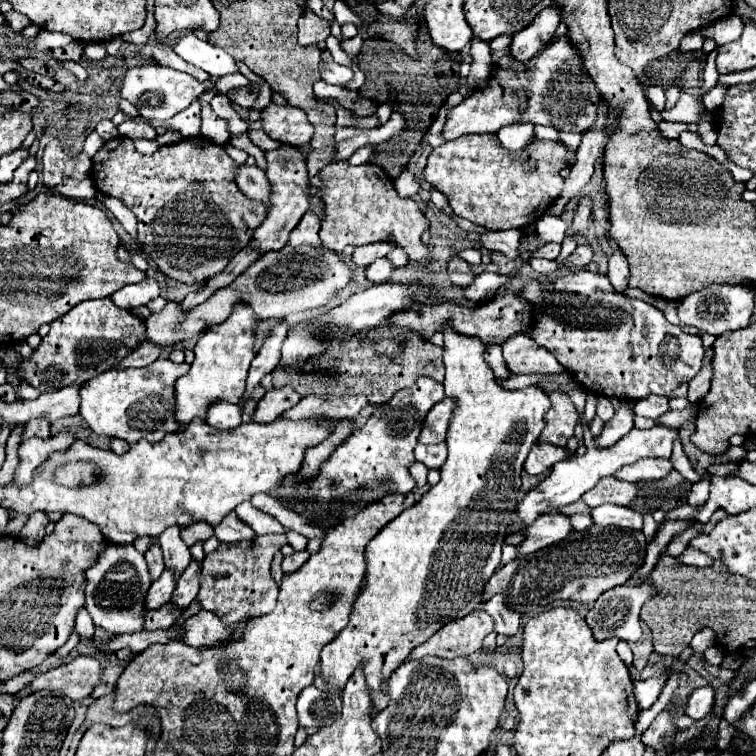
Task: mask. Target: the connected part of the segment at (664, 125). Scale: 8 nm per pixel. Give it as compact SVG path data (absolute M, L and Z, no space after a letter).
M661 120L661 122L657 124L657 128L659 128L659 132L661 132L663 136L667 136L667 138L679 138L679 134L685 132L685 130L689 128L689 124L685 124L685 122L667 122L667 120Z

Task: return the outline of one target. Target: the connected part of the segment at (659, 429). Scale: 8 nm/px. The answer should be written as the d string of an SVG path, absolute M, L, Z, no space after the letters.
M655 424L649 430L639 430L633 428L627 436L623 436L617 444L609 446L609 448L599 448L599 446L591 446L587 448L585 456L575 456L571 460L563 460L557 462L551 468L551 474L539 482L535 488L531 488L523 500L517 506L517 520L521 524L521 530L529 528L541 514L549 512L549 510L557 510L563 508L571 502L577 502L587 490L591 490L601 478L613 476L617 470L621 470L627 464L635 464L641 458L669 458L671 450L673 450L673 442L677 438L679 430L671 428L671 426L663 426L663 424Z

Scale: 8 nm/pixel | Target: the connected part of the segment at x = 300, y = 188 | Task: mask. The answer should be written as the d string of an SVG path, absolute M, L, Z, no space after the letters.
M281 146L277 150L265 152L267 158L267 180L271 184L271 208L267 212L267 220L257 228L253 234L253 244L261 250L261 254L269 250L279 250L287 244L289 232L297 226L303 214L309 210L313 192L309 184L309 170L307 170L307 156L295 146Z

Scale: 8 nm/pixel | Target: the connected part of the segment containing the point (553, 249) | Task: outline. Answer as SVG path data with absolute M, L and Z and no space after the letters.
M549 242L549 244L543 244L541 248L537 248L535 252L529 252L531 258L547 258L547 260L555 260L559 256L559 250L561 250L561 244L555 244L555 242Z

